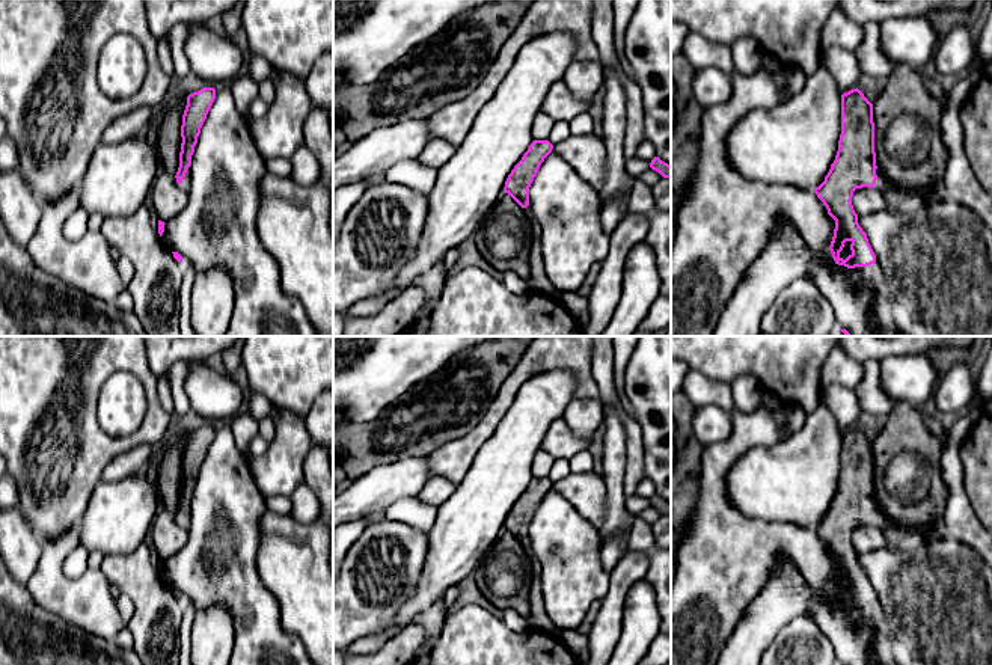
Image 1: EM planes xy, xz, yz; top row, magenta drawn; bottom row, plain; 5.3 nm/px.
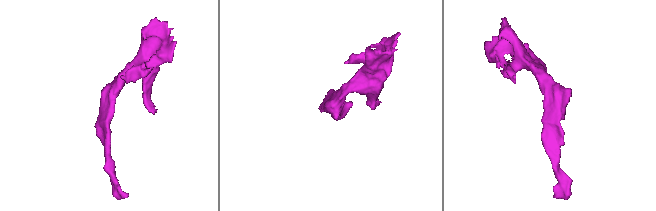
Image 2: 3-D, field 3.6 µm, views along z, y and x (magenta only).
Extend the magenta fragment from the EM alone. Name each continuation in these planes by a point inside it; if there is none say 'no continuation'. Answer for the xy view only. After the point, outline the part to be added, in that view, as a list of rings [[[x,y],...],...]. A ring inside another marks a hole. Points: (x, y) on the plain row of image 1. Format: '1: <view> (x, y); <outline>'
1: xy (186, 522); [[[191,504],[187,507],[187,511],[185,511],[185,514],[184,514],[184,517],[182,517],[181,522],[176,520],[176,516],[175,514],[172,516],[172,519],[181,528],[188,529],[190,528],[190,523],[191,523]]]

